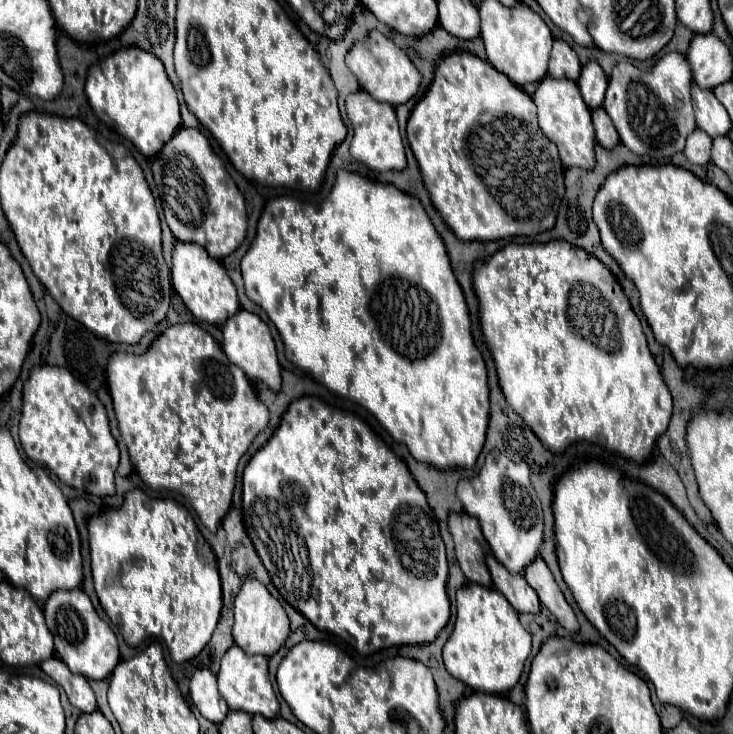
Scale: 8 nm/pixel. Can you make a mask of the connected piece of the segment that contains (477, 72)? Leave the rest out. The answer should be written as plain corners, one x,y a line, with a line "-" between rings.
451,51
449,55
439,59
439,65
435,67
435,73
433,73
433,81
429,85
429,91
411,111
411,117
407,121
407,139
409,139
409,145
415,153
417,163
421,167
423,183
425,183
425,189
429,191
429,197
431,197
435,209
441,213
445,223
451,227
451,231
459,239
463,239
463,241
475,241
475,239
477,241
495,241
495,239
519,237
519,235
539,235
539,233
543,233
555,225
557,209
559,209
559,203
563,197
563,173
565,173
561,159
559,159
559,153
557,153
557,147
553,145
553,141
549,141
541,133
541,127
537,125
535,105
533,105
531,97
527,93
523,93
517,85
513,85
503,73
493,69
493,65
479,59
477,55
473,55
469,51
463,51
463,53

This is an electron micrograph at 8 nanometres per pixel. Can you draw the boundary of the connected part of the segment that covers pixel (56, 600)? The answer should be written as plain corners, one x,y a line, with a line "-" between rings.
71,589
71,591
53,591
49,595
49,599
43,605
43,613
47,619
47,627
51,631
51,635
55,637
55,651
57,657
63,659
67,663
67,667
77,673
83,675
87,679
107,679
113,669
119,663
119,645
117,645
117,637
111,631
111,627
97,615
91,599
81,591
81,589

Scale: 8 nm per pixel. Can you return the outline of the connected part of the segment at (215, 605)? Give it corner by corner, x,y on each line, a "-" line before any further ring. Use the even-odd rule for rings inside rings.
141,489
125,495
119,509
109,509
89,517
89,555
91,575
97,597
109,619
117,625
129,647
141,645
149,637
161,637
175,663
197,657
209,643
221,617
223,593
217,573
217,557
189,511
172,499
149,499

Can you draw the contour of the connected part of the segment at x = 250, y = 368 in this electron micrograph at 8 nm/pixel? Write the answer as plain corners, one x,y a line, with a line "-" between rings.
239,309
233,317
229,317
223,325
223,351
229,357
229,361
245,371
245,375
251,381
263,381
269,389
279,391
281,389
281,365
277,361
275,343
271,337
271,331
261,317

